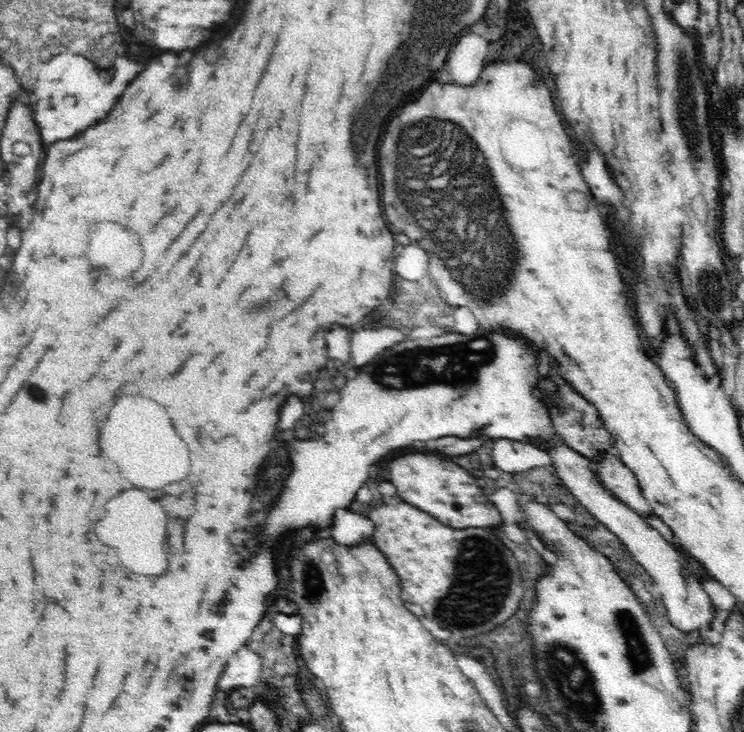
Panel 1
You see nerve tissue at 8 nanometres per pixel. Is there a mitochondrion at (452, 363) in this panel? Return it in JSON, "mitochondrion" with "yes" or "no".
{"mitochondrion":"yes"}

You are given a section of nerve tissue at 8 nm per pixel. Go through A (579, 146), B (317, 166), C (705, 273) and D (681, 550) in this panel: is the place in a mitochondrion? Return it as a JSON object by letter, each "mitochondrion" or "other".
{"A":"other","B":"other","C":"mitochondrion","D":"other"}

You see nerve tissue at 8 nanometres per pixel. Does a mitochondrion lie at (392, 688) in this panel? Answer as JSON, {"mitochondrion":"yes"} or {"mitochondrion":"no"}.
{"mitochondrion":"no"}

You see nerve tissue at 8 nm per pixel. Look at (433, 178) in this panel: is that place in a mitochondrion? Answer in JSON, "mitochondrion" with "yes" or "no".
{"mitochondrion":"yes"}

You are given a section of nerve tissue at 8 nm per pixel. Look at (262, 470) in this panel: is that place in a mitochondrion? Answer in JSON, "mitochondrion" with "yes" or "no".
{"mitochondrion":"no"}

